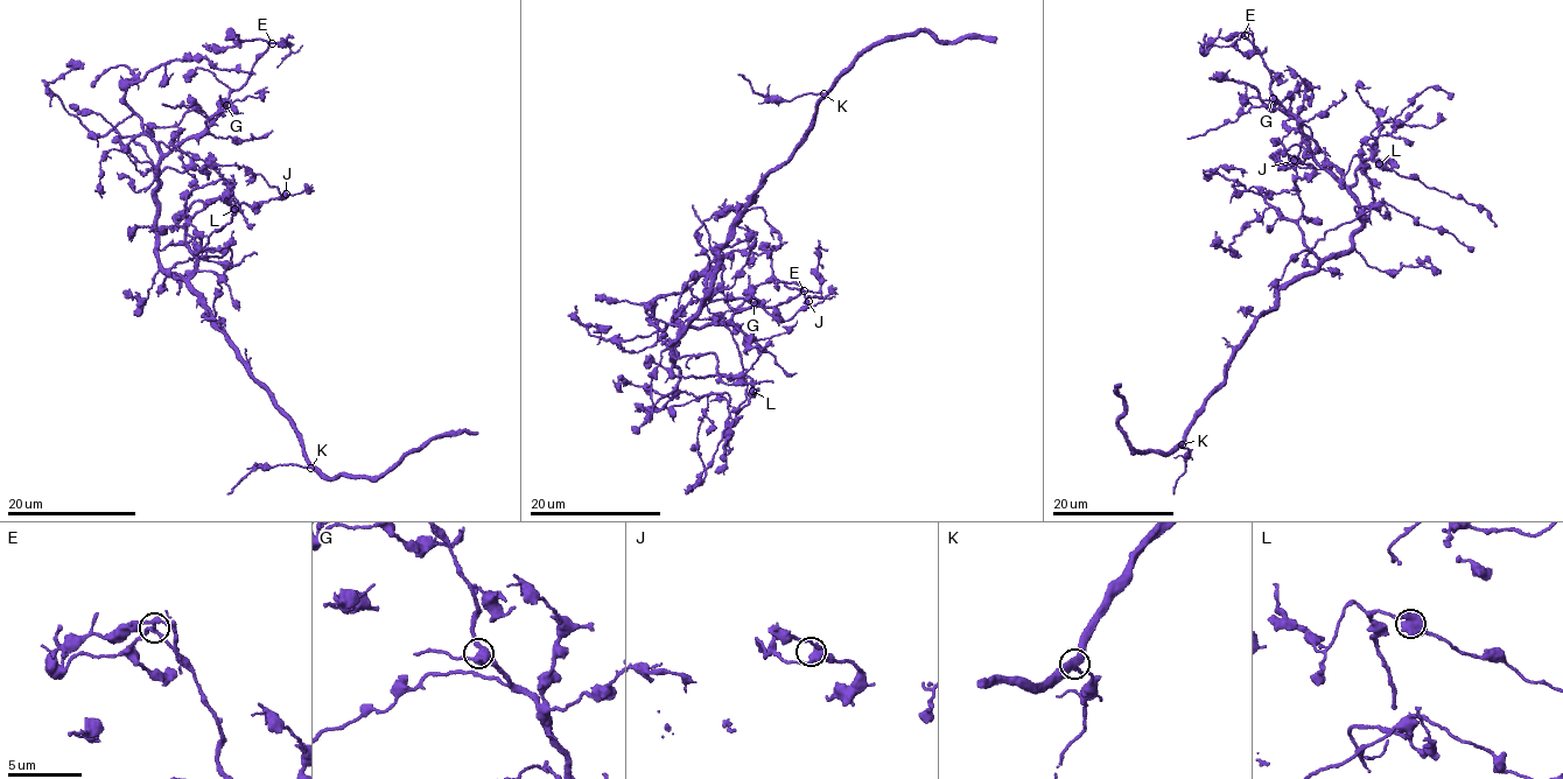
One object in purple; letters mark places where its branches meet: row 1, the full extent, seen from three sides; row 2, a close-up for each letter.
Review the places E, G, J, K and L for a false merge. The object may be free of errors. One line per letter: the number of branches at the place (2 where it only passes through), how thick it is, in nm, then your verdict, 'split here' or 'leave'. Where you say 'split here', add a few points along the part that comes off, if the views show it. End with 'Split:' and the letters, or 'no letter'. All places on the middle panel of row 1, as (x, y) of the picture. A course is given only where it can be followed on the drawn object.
E: 3 | 240 nm | leave
G: 2 | 260 nm | leave
J: 3 | 420 nm | leave
K: 3 | 400 nm | leave
L: 2 | 800 nm | leave
Split: no letter

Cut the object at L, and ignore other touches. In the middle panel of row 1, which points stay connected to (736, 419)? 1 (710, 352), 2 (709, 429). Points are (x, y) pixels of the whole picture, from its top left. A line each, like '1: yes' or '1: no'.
1: no
2: no

